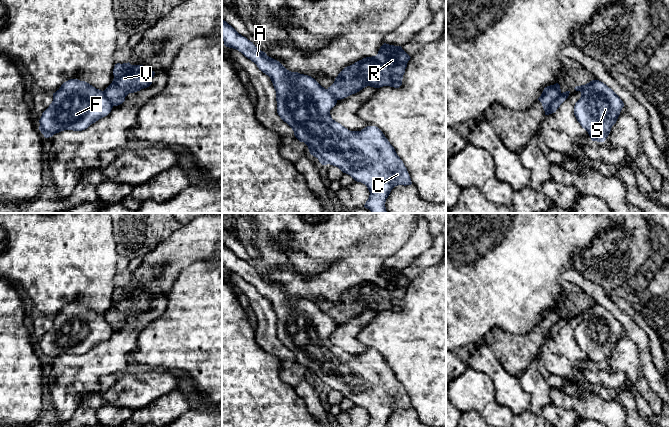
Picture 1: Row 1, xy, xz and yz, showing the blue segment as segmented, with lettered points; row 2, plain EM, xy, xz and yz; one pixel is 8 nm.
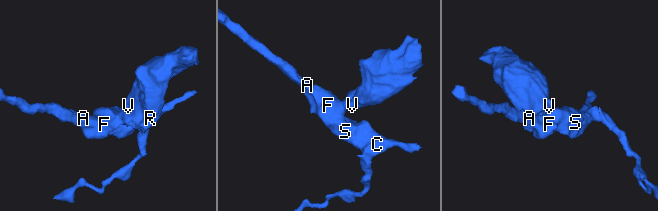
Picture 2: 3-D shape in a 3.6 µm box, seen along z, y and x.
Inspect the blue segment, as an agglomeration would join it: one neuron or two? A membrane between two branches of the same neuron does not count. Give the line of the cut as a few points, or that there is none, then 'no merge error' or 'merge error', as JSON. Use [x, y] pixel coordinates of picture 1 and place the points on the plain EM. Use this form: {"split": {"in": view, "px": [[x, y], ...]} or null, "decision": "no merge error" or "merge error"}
{"split": {"in": "yz", "px": [[560, 316], [545, 335]]}, "decision": "merge error"}

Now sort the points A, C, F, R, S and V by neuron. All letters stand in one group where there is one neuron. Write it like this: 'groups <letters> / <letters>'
groups A C F S / R V

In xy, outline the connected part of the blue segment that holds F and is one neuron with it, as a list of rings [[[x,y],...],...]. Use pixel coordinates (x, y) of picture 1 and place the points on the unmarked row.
[[[70,303],[53,317],[52,327],[39,344],[39,354],[45,362],[64,354],[82,355],[107,340],[112,332],[104,315]]]

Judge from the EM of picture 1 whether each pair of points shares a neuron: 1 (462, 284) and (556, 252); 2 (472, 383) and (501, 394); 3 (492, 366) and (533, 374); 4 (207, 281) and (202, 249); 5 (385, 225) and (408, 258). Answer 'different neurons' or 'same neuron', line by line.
1: same neuron
2: different neurons
3: different neurons
4: different neurons
5: different neurons

